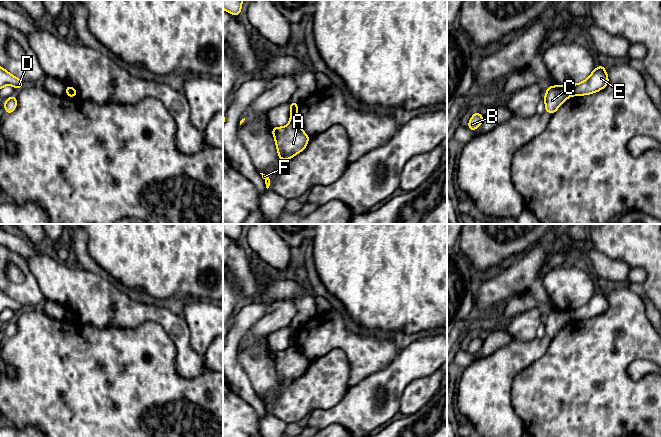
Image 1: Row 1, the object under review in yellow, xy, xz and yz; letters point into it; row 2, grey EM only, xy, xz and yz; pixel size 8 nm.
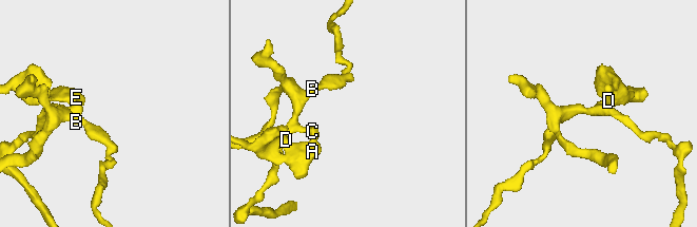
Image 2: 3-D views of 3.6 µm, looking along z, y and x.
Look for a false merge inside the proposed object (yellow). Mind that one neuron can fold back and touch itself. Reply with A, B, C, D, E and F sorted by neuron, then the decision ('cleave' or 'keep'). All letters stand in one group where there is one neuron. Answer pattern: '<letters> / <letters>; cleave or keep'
A D E F / B C; cleave

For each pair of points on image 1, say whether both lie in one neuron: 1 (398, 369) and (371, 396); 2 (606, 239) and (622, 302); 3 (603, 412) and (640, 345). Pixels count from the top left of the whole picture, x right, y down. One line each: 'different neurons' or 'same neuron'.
1: same neuron
2: different neurons
3: same neuron

